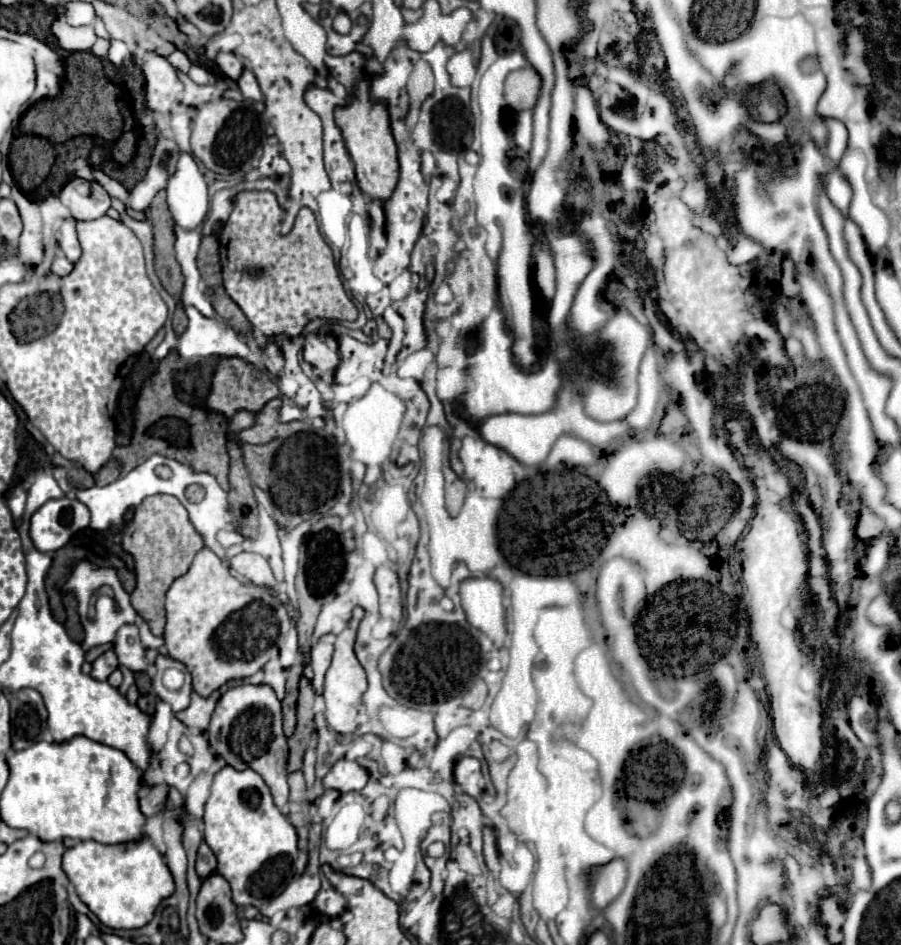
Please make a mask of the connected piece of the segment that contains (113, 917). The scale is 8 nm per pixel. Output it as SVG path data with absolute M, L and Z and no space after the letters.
M149 837L119 845L81 841L63 853L63 871L75 885L81 901L111 929L139 929L147 925L157 905L175 889L165 857L161 857Z

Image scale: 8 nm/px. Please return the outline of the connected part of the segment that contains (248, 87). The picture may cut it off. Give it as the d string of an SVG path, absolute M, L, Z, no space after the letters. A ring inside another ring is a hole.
M245 69L245 71L241 73L241 77L237 79L237 83L239 83L239 89L241 89L241 93L243 93L245 99L263 101L263 95L261 95L261 89L259 89L259 83L257 83L253 71Z

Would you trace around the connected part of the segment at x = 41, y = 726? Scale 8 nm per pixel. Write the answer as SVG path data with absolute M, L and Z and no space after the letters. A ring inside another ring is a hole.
M19 689L11 695L11 739L13 749L21 751L43 741L47 731L47 709L35 689Z

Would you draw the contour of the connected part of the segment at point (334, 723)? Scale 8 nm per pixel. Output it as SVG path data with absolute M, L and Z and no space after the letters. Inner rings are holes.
M349 625L347 629L343 629L339 635L337 635L337 641L335 641L335 655L333 655L333 661L331 661L331 667L325 675L325 691L323 691L323 697L325 697L325 719L327 719L327 725L341 733L341 735L351 735L355 729L357 729L357 707L361 703L361 697L363 693L367 691L367 677L365 677L365 671L361 667L361 663L357 661L355 657L355 635L357 635L357 629L355 625Z

